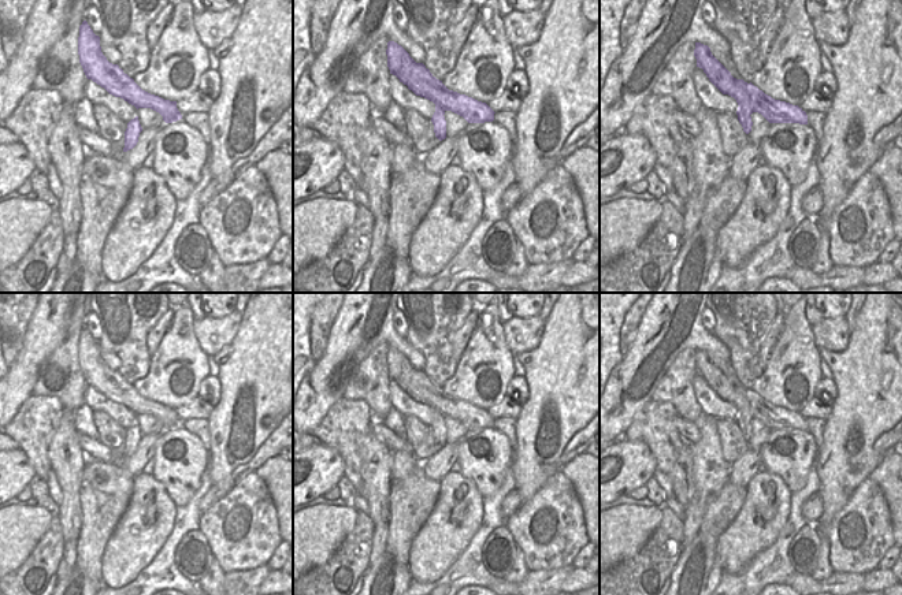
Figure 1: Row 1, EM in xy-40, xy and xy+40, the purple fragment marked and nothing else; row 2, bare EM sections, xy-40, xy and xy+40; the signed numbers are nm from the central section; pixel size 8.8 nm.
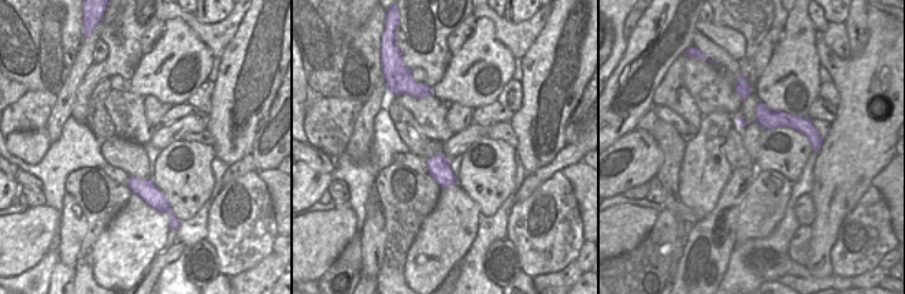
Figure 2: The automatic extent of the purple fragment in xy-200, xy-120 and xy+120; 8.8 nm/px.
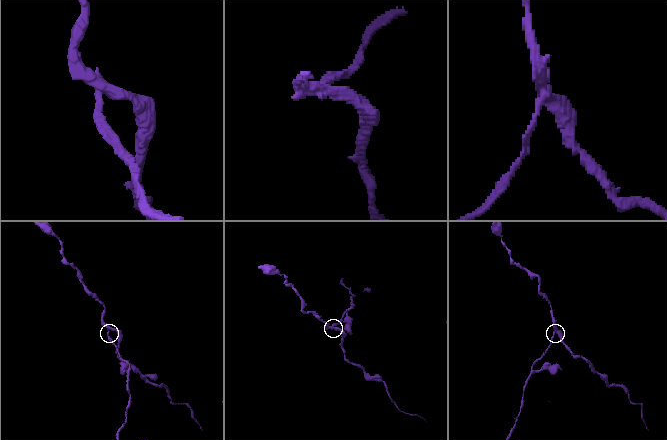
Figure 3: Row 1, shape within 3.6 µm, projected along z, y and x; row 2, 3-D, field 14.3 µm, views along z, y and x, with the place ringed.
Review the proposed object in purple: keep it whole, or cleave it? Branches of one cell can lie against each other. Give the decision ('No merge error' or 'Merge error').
Merge error

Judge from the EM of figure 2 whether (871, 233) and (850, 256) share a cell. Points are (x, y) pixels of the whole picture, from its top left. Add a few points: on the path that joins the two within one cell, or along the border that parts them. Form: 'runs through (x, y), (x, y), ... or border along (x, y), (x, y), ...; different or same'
runs through (865, 238), (856, 250); same

